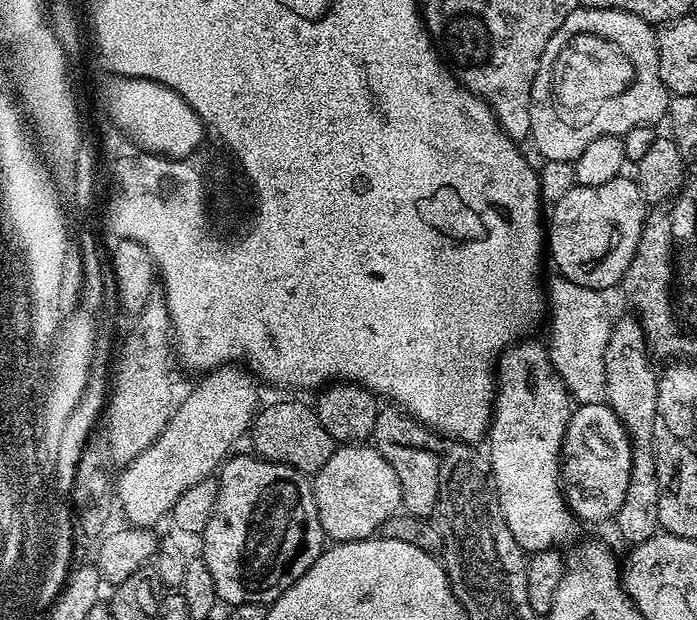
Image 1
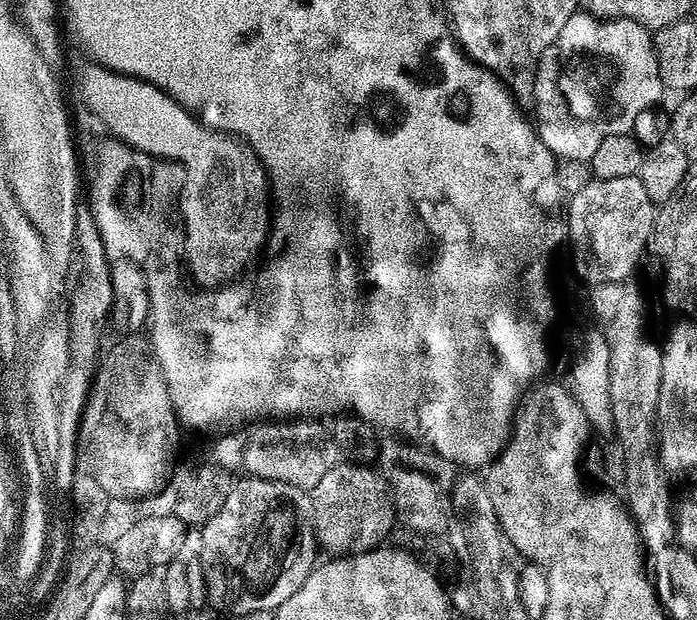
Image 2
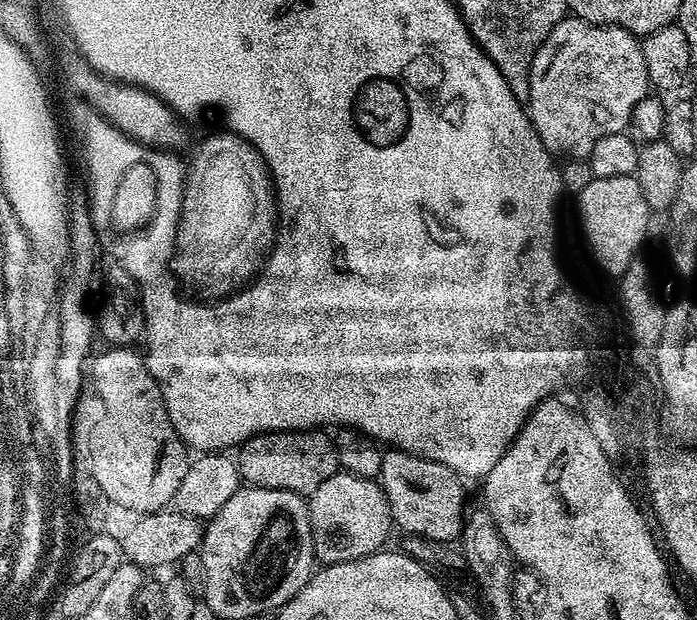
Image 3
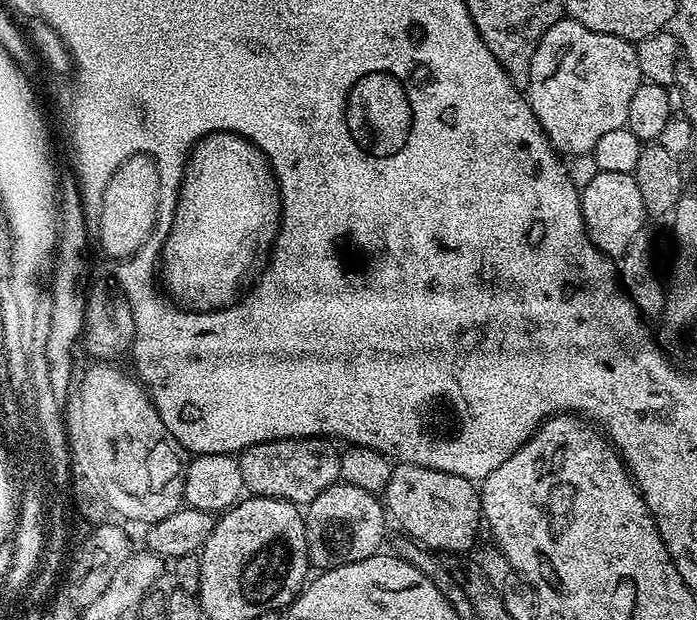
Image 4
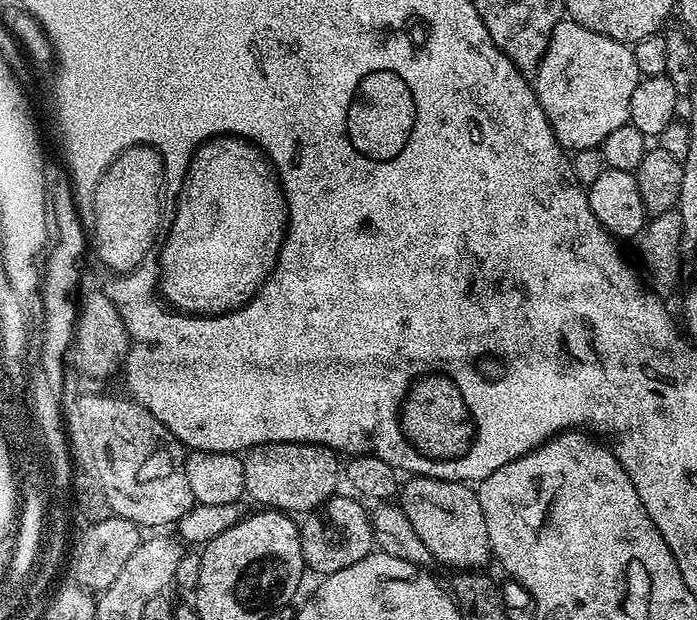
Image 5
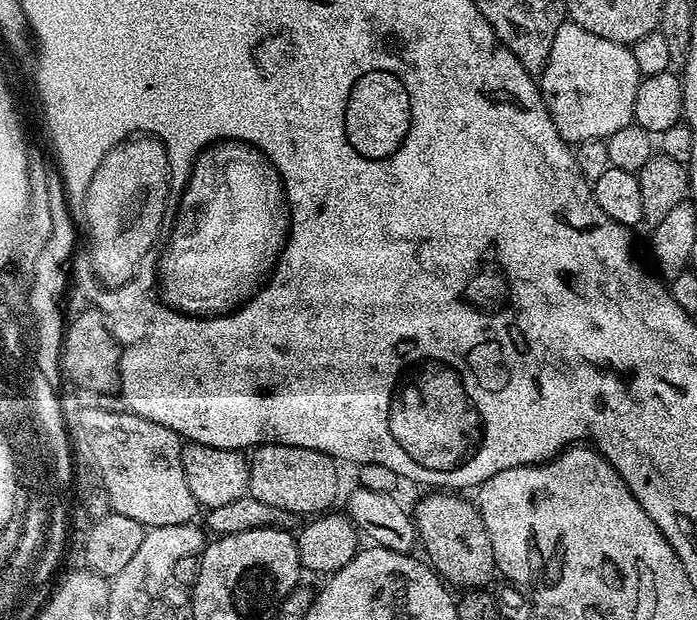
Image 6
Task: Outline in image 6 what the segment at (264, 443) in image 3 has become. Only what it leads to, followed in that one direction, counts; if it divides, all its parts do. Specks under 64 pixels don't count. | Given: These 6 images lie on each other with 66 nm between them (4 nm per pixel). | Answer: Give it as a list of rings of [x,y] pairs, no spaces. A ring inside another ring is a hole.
[[[261,444],[250,456],[250,482],[248,491],[258,502],[278,506],[278,510],[291,512],[293,517],[315,518],[327,513],[340,492],[340,476],[336,473],[337,461],[318,450],[306,450],[302,446],[282,446],[281,444]]]

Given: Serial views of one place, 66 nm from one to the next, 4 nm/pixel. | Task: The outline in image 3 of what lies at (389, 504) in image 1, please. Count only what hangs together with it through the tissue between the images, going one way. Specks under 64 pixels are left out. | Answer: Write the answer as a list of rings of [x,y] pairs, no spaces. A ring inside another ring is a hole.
[[[338,470],[333,476],[326,478],[326,482],[322,482],[322,486],[318,486],[318,490],[311,492],[307,501],[310,530],[312,531],[312,550],[315,559],[321,565],[350,562],[379,552],[387,545],[384,543],[387,542],[388,535],[394,532],[392,511],[384,489],[375,479],[367,476],[355,476],[349,472]]]

